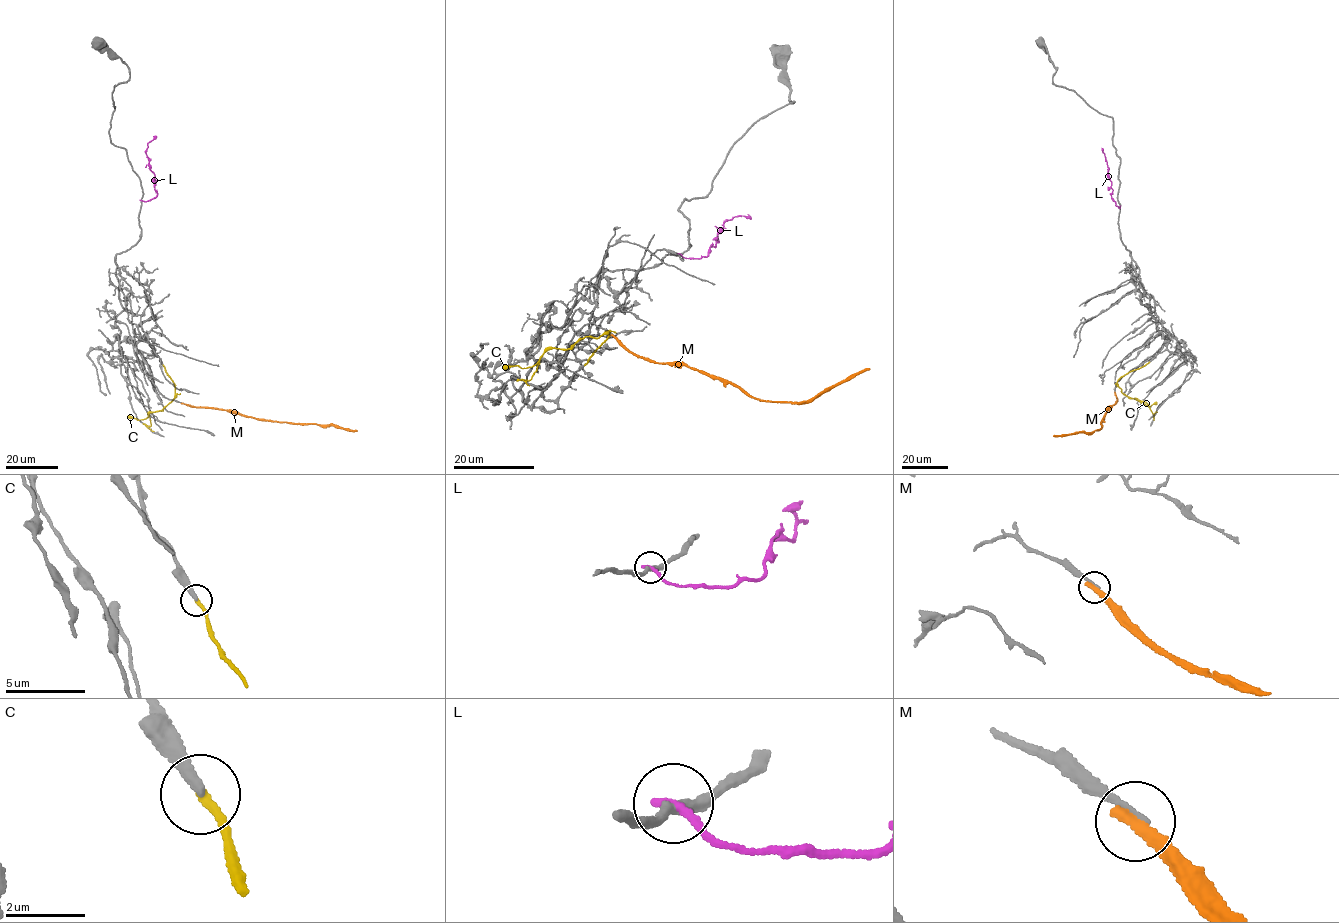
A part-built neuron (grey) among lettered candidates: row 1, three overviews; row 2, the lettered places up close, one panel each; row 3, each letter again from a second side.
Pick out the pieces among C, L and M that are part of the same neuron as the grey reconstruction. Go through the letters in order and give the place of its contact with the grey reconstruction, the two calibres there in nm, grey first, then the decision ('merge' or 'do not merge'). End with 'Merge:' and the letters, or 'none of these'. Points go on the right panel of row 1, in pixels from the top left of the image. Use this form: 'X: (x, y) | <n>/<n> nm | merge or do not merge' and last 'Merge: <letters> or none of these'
C: (1149, 362) | 300/200 nm | do not merge
L: (1119, 206) | 240/200 nm | do not merge
M: (1115, 392) | 160/320 nm | do not merge
Merge: none of these

